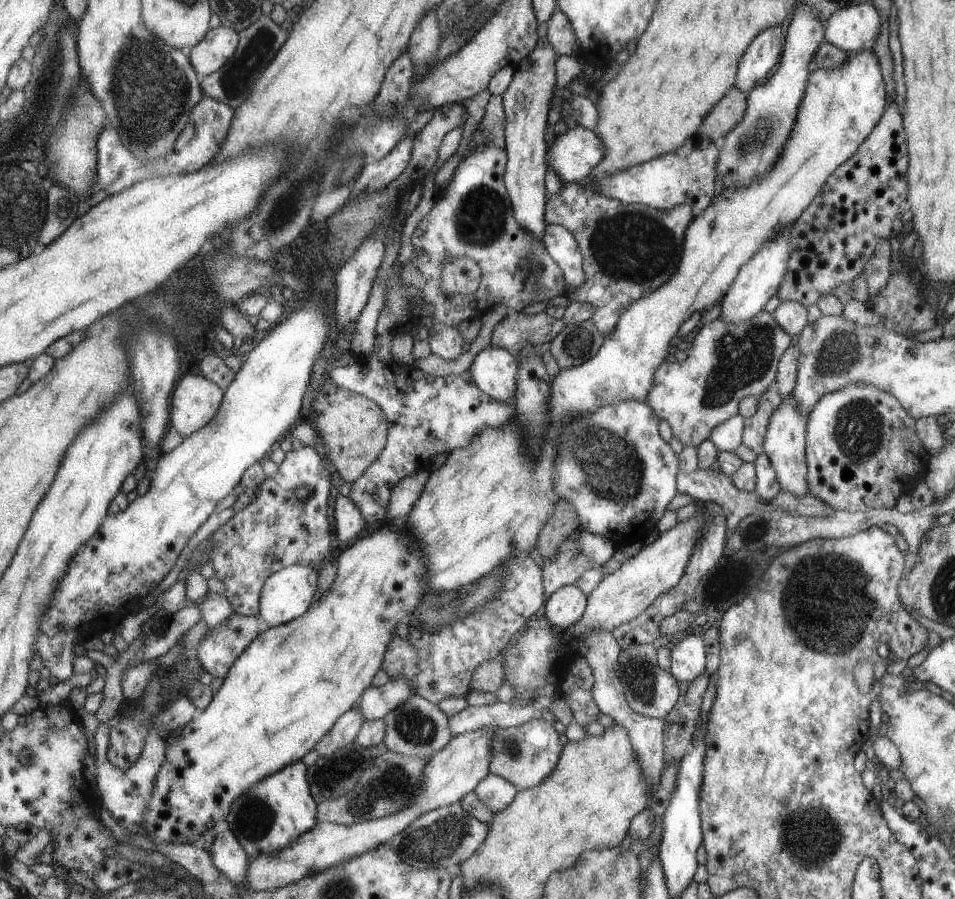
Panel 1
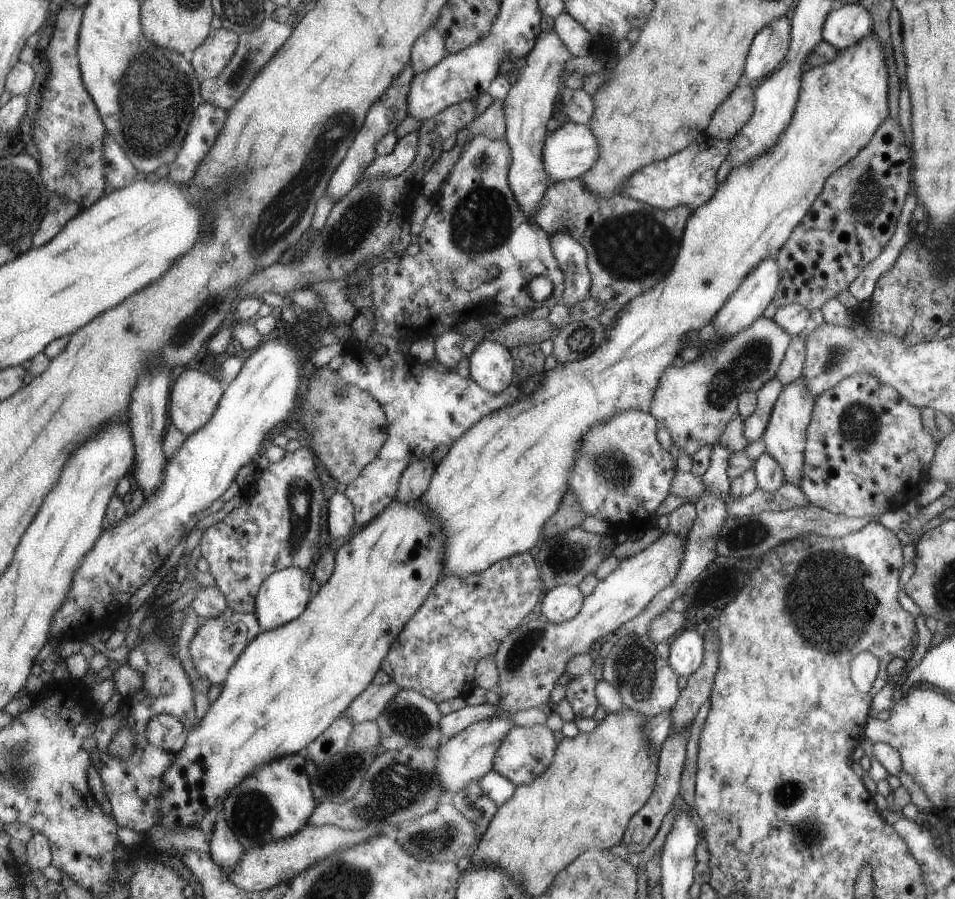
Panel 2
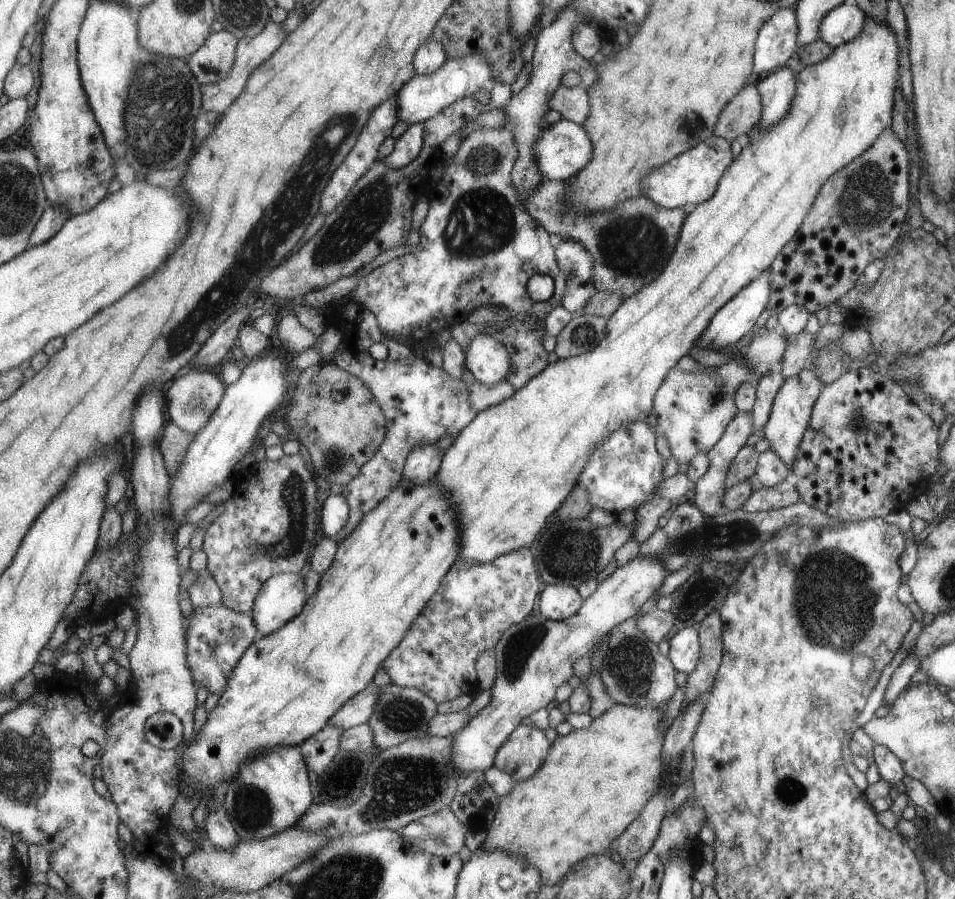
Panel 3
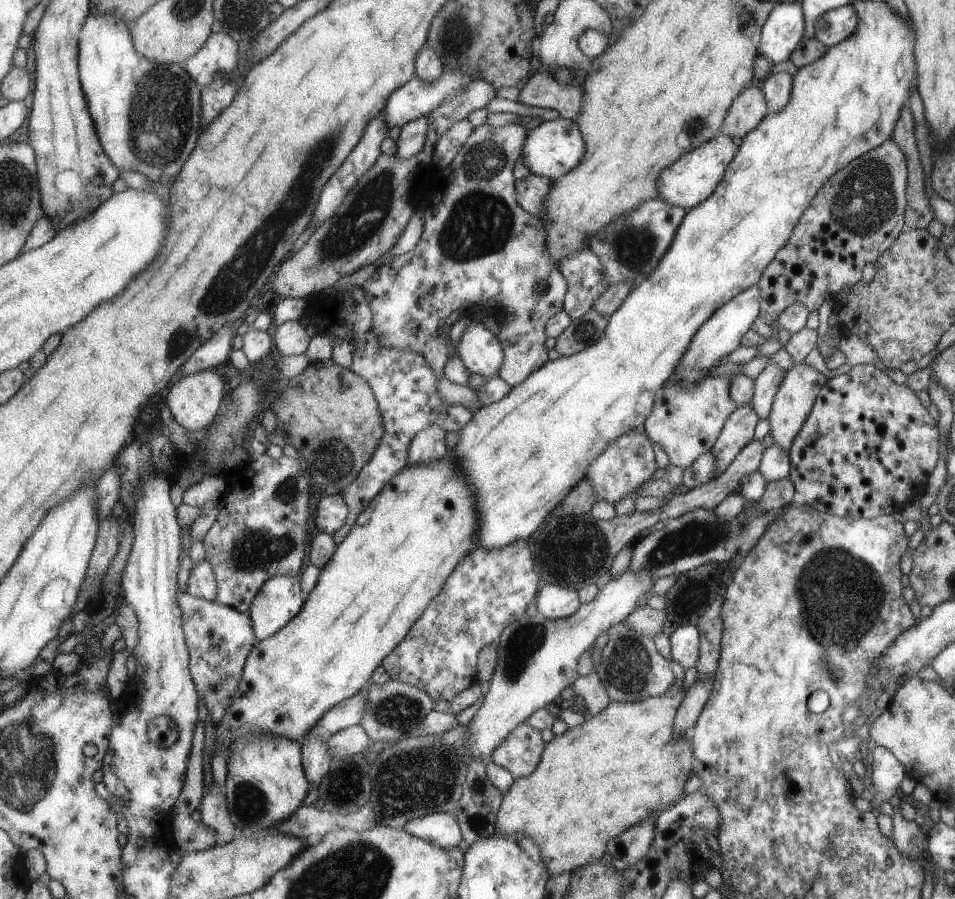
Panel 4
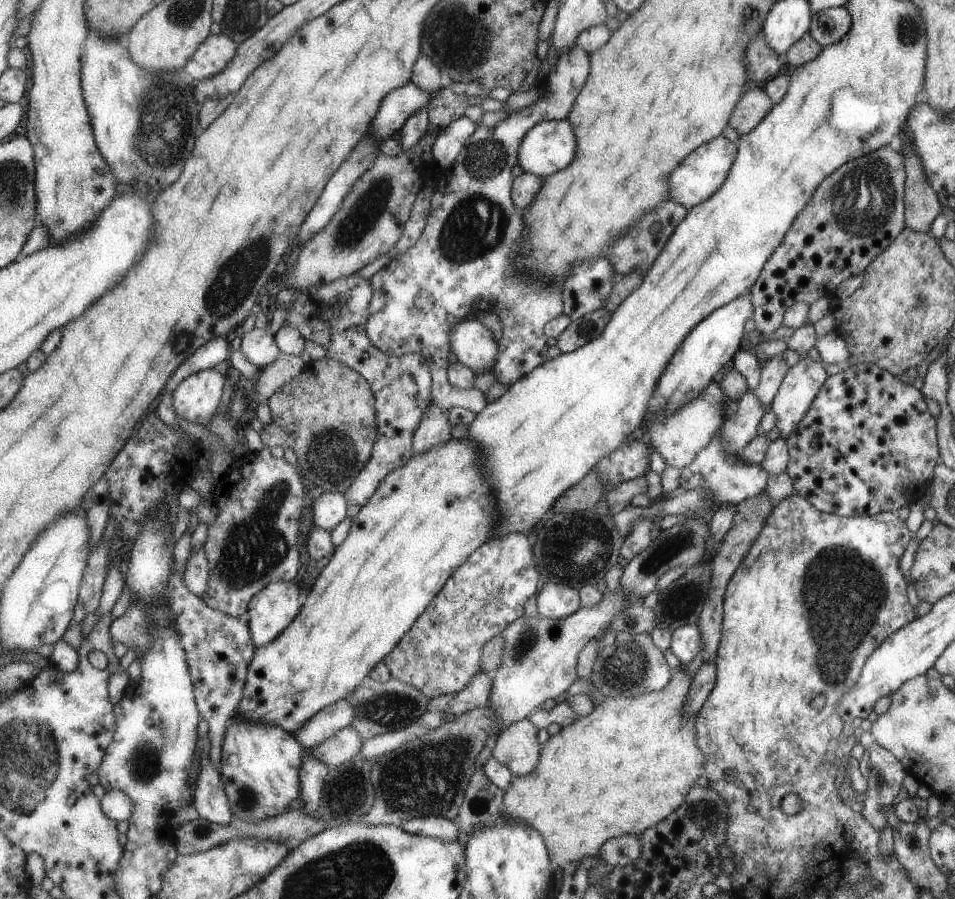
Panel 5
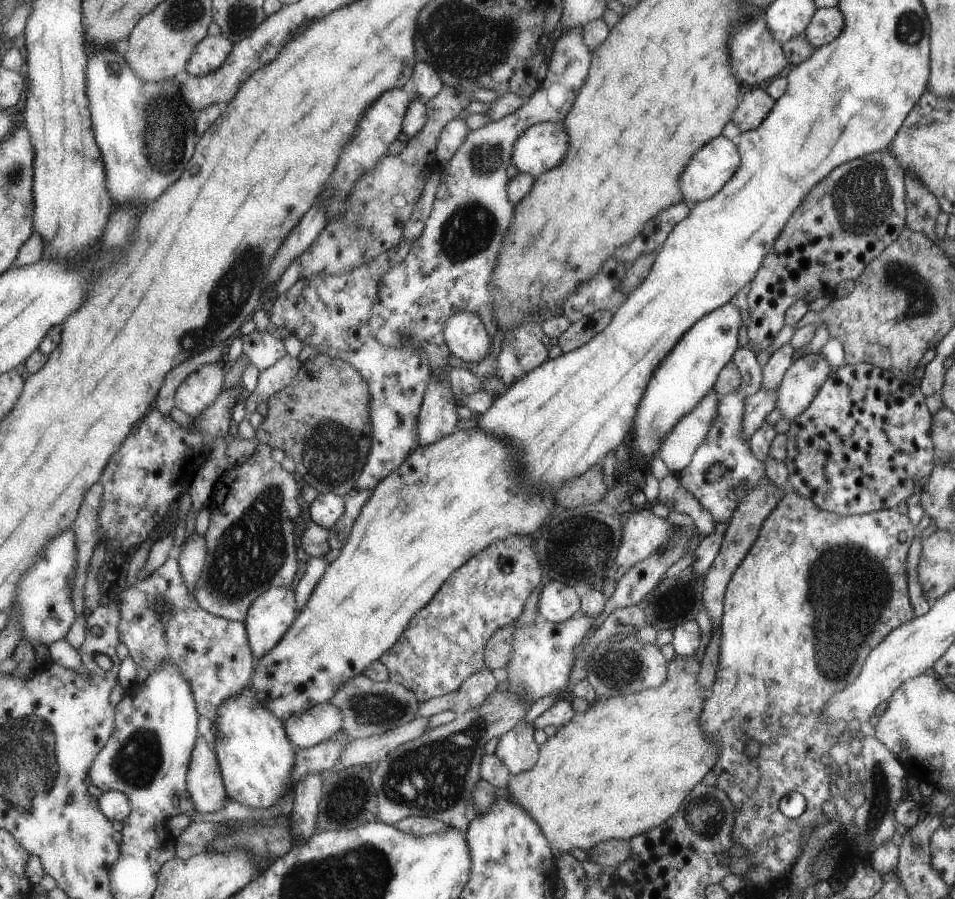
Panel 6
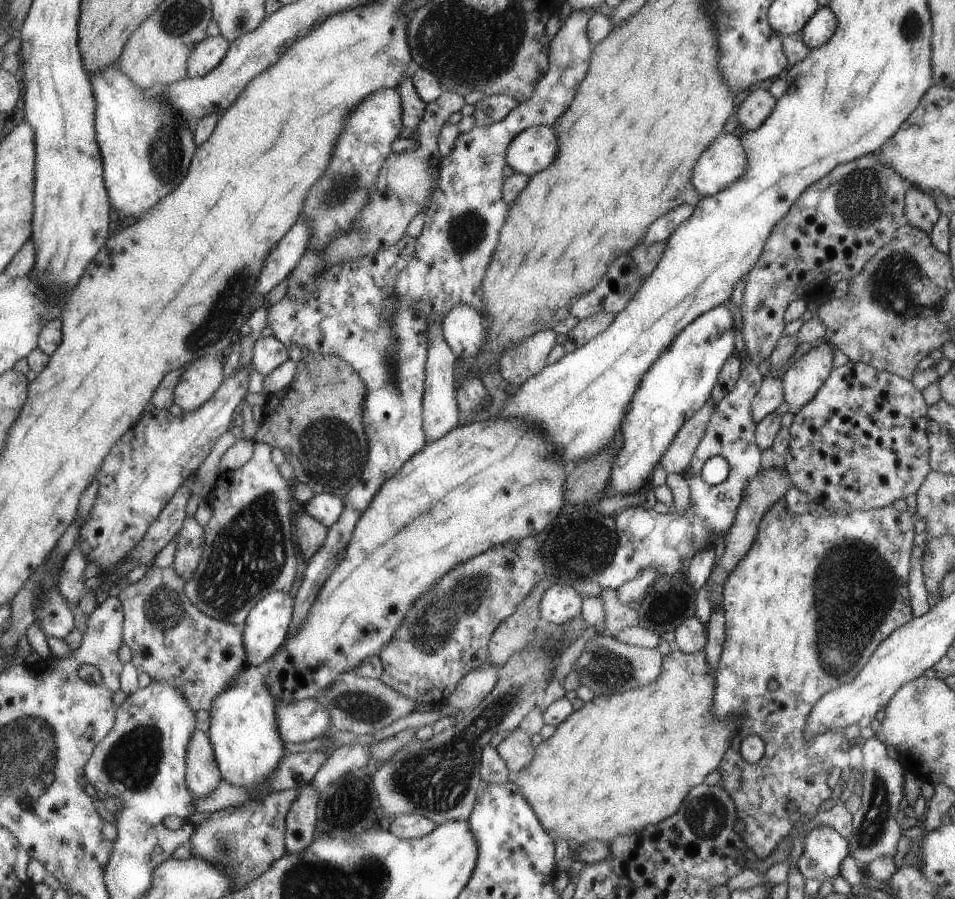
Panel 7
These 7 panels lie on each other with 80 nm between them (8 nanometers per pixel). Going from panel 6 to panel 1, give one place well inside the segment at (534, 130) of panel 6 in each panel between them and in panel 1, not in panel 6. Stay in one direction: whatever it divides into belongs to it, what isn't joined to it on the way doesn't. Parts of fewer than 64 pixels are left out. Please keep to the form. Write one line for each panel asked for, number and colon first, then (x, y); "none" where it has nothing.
1: (575, 153)
2: (570, 151)
3: (565, 148)
4: (553, 147)
5: (550, 147)

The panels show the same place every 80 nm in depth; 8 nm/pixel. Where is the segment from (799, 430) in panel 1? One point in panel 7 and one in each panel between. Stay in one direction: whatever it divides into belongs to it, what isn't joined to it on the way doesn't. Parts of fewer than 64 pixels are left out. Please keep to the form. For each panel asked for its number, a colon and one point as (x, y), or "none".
2: (784, 437)
3: (792, 407)
4: (796, 393)
5: (801, 385)
6: (803, 379)
7: (802, 380)

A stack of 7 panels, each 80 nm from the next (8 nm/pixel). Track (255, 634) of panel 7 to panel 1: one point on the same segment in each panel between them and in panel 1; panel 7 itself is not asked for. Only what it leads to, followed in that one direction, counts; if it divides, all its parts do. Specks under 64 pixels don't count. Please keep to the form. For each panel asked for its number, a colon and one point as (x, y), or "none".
1: (287, 595)
2: (284, 597)
3: (283, 598)
4: (281, 599)
5: (272, 611)
6: (272, 615)

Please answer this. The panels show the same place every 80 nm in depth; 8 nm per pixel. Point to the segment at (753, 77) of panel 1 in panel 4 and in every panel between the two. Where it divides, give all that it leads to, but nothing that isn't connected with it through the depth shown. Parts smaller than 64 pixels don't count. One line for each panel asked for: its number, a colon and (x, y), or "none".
2: (770, 45)
3: (776, 39)
4: (784, 28)

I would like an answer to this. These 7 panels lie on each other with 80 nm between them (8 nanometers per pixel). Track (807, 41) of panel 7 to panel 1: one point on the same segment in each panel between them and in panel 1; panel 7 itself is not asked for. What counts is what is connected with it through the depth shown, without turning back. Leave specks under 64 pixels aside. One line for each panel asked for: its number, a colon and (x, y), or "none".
1: (852, 29)
2: (848, 24)
3: (845, 22)
4: (833, 26)
5: (829, 26)
6: (828, 22)

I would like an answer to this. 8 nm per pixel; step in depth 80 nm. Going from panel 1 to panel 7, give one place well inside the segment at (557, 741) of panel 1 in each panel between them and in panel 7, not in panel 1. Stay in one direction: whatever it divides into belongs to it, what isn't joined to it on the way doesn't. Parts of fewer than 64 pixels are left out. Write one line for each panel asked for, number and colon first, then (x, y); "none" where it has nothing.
2: (527, 751)
3: (523, 755)
4: (521, 752)
5: (518, 748)
6: (518, 750)
7: (517, 749)

